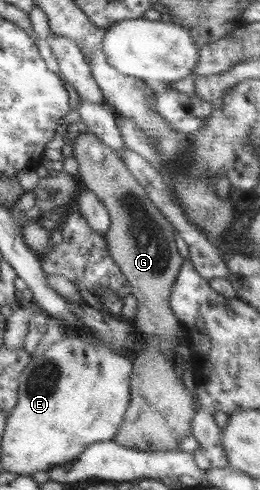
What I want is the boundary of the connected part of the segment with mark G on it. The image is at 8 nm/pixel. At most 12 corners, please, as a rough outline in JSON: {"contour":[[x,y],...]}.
{"contour":[[71,143],[111,217],[141,331],[113,441],[175,451],[196,411],[175,366],[174,228],[117,151]]}

